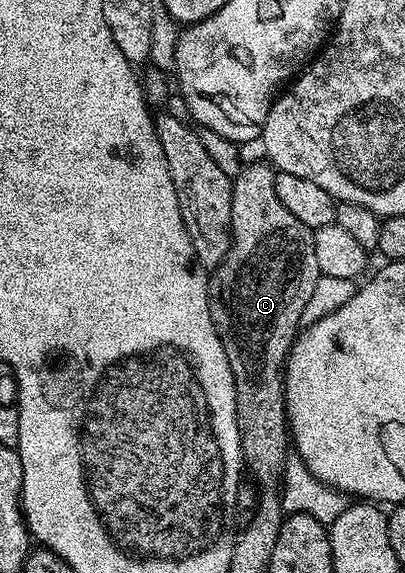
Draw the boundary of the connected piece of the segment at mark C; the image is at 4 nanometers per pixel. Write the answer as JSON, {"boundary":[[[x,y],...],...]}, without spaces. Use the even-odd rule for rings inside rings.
{"boundary":[[[267,163],[248,164],[240,173],[235,173],[232,182],[232,244],[224,255],[224,261],[211,273],[208,282],[208,301],[210,302],[210,318],[214,318],[214,326],[218,330],[218,338],[222,342],[222,350],[226,350],[226,358],[232,367],[234,382],[236,383],[236,417],[240,427],[240,440],[248,440],[248,444],[260,444],[264,436],[268,436],[268,460],[273,460],[277,465],[283,466],[290,458],[290,433],[288,430],[288,411],[284,408],[284,381],[282,379],[282,365],[288,359],[293,344],[296,343],[298,333],[301,331],[300,319],[302,310],[310,294],[314,294],[314,286],[318,286],[320,267],[318,266],[318,254],[314,252],[314,235],[309,229],[296,225],[294,214],[286,210],[282,204],[282,198],[276,193],[276,172]]]}

